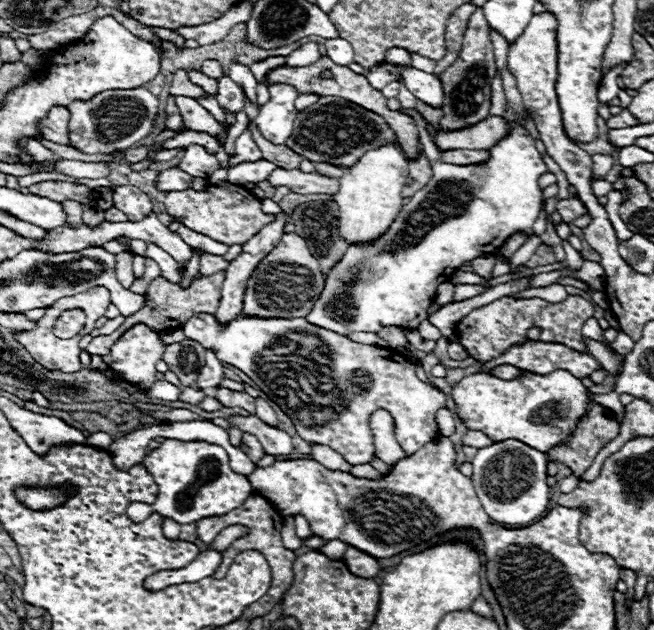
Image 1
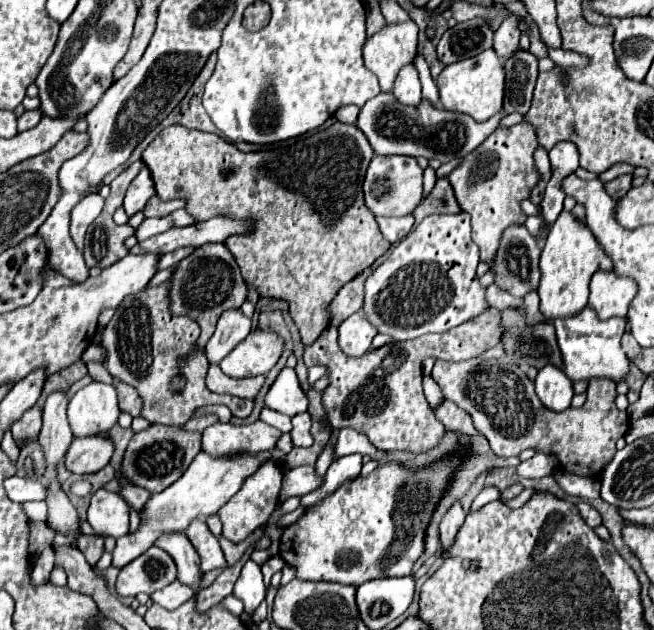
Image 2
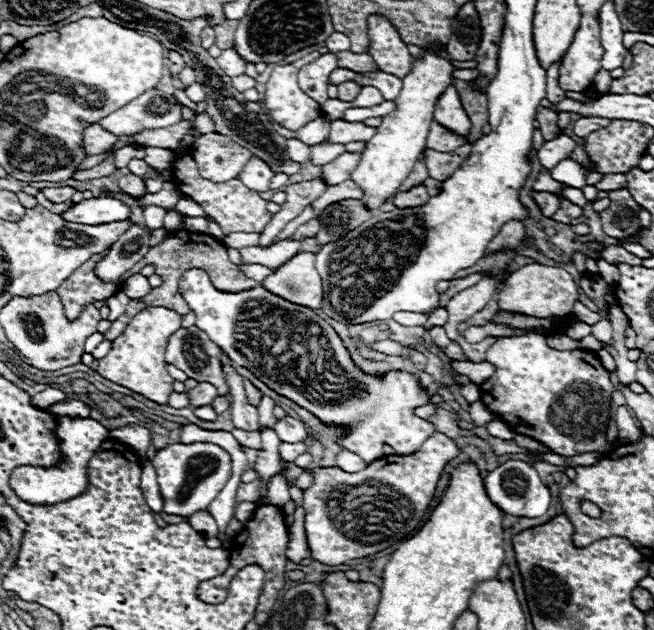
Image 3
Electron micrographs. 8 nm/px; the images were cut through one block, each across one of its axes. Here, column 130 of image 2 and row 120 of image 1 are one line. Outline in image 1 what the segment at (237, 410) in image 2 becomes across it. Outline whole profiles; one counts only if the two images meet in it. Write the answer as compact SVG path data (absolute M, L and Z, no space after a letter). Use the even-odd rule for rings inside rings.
M322 96L316 104L298 112L292 136L284 144L310 162L326 162L340 168L350 168L364 156L364 152L390 142L398 142L398 138L382 116L338 96Z

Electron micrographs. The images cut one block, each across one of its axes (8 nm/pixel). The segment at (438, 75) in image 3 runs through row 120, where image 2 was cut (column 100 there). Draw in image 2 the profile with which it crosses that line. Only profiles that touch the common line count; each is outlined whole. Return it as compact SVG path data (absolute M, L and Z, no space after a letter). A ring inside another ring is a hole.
M90 382L68 404L68 422L76 438L108 432L118 420L118 396L112 384Z

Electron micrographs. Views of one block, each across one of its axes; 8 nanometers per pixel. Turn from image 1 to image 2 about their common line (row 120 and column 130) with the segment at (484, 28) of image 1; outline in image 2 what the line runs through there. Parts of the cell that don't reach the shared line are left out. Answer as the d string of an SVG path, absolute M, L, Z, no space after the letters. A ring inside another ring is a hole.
M152 424L146 430L134 434L134 438L130 440L122 460L122 474L130 482L146 488L152 494L162 492L170 484L174 484L182 476L182 472L186 472L194 456L200 452L200 444L202 444L202 432L186 432L184 428L176 426Z

